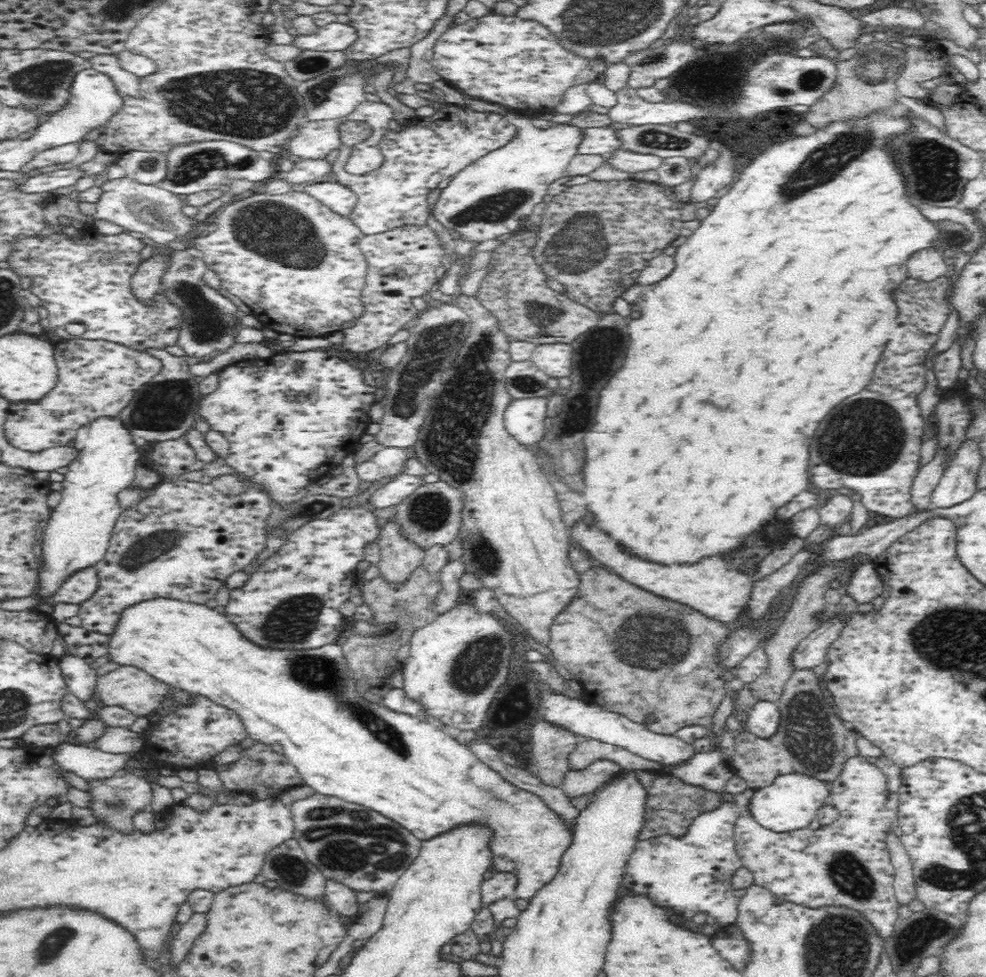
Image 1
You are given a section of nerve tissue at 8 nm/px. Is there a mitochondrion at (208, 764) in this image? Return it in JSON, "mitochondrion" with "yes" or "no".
{"mitochondrion":"no"}

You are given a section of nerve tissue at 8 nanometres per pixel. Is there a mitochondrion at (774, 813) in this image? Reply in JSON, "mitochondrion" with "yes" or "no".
{"mitochondrion":"no"}

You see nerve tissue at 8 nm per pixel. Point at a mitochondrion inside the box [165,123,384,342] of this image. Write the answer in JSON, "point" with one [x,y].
{"point":[274,248]}

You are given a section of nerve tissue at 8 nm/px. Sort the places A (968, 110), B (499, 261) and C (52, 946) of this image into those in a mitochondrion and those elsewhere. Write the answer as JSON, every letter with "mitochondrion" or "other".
{"A":"other","B":"other","C":"mitochondrion"}

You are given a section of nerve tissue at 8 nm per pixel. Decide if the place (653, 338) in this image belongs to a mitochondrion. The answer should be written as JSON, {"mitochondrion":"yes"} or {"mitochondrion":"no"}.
{"mitochondrion":"no"}

